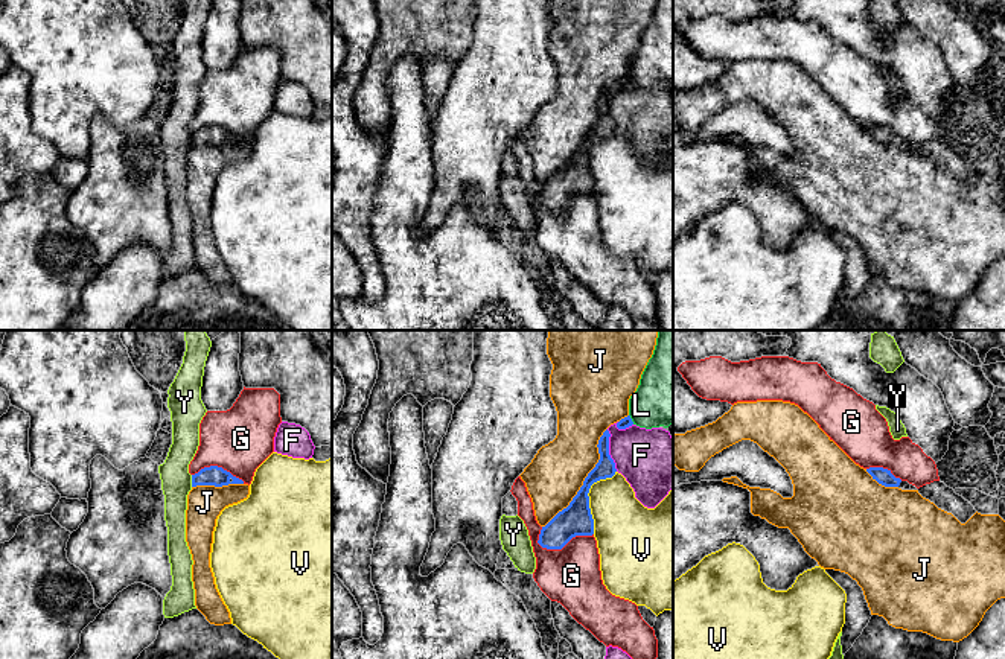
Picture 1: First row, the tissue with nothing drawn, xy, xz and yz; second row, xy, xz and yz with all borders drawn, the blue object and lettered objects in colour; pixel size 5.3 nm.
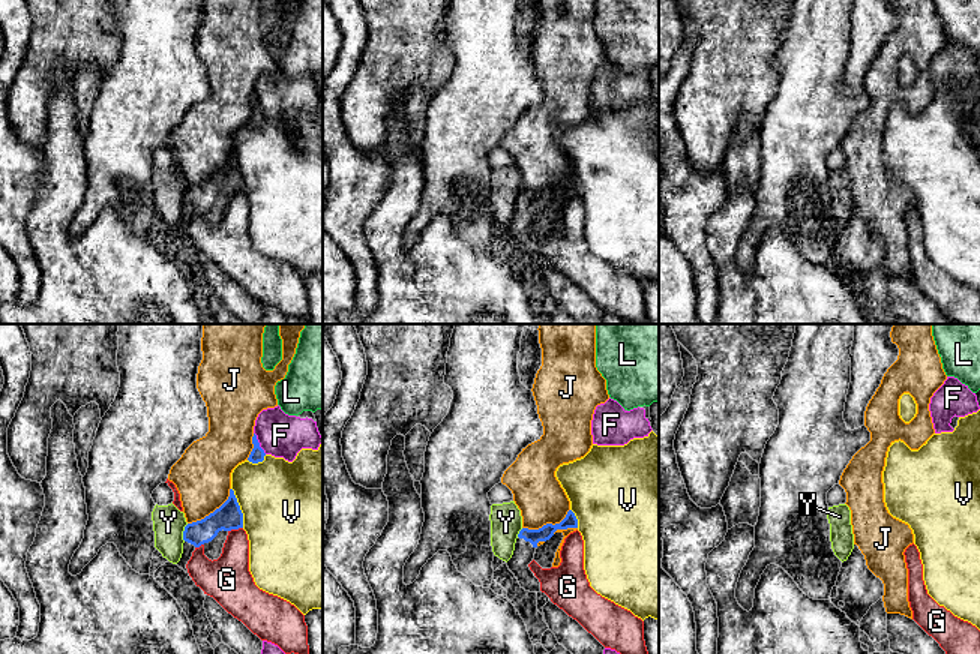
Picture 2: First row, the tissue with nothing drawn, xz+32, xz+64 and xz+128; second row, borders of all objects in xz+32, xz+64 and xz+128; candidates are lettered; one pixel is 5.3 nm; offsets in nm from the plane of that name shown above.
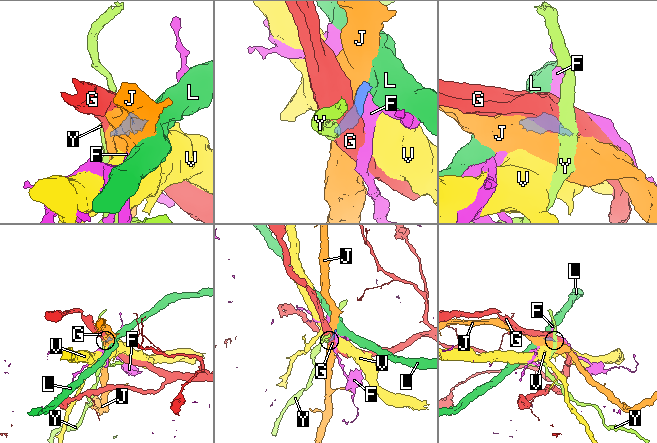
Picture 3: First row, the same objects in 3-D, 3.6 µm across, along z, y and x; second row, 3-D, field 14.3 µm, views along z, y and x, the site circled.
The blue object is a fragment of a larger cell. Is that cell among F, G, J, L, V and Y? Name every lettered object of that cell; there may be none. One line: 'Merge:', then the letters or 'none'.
Merge: none

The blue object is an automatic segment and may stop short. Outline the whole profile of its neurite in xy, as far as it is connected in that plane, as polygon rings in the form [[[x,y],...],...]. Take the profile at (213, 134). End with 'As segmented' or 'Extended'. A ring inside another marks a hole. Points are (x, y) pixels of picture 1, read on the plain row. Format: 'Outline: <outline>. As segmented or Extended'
Outline: [[[218,125],[204,126],[198,132],[192,134],[192,146],[196,145],[222,146],[228,143],[244,143],[244,140]]]. As segmented

